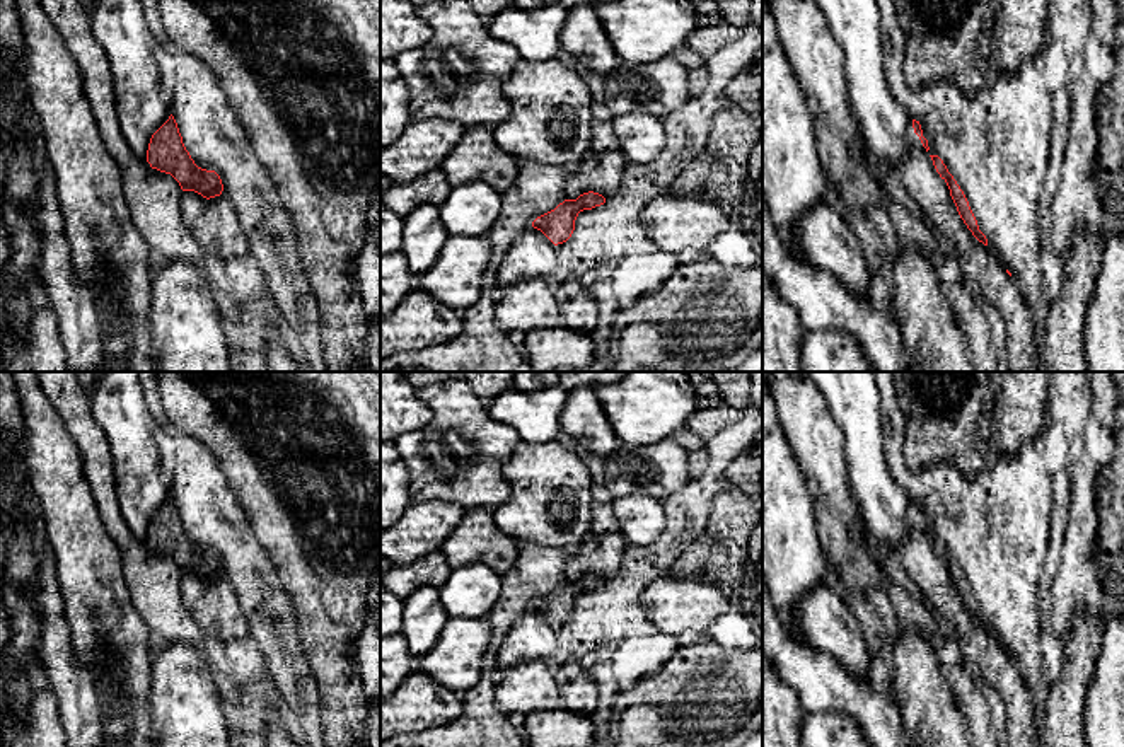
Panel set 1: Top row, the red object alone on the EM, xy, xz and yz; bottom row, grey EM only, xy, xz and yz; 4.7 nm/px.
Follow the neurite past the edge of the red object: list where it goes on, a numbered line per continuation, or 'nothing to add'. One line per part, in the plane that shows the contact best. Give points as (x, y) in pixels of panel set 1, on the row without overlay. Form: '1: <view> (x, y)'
nothing to add

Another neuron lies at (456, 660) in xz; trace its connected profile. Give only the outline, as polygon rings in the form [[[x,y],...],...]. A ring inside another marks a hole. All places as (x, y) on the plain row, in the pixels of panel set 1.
[[[450,616],[438,641],[416,660],[416,667],[462,696],[479,680],[490,640],[484,616]]]

